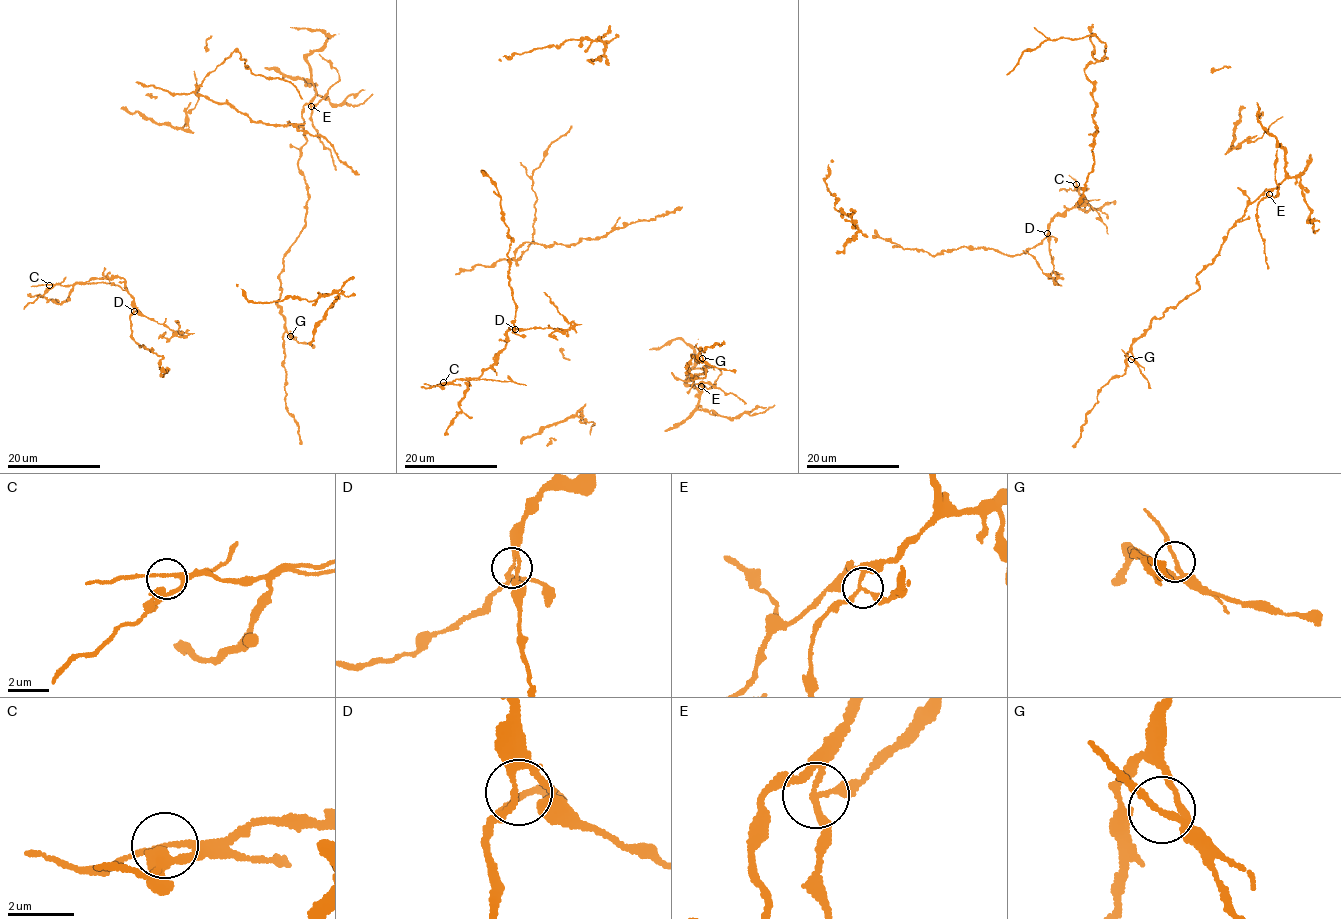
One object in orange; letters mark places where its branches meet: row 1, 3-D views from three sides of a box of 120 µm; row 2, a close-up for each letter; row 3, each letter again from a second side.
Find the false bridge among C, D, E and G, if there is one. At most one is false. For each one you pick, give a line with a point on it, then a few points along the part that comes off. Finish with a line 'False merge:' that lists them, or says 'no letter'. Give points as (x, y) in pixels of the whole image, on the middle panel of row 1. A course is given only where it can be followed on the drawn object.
E: (701, 386) | (701, 386), (708, 388), (721, 372), (714, 366), (693, 369)
False merge: E

